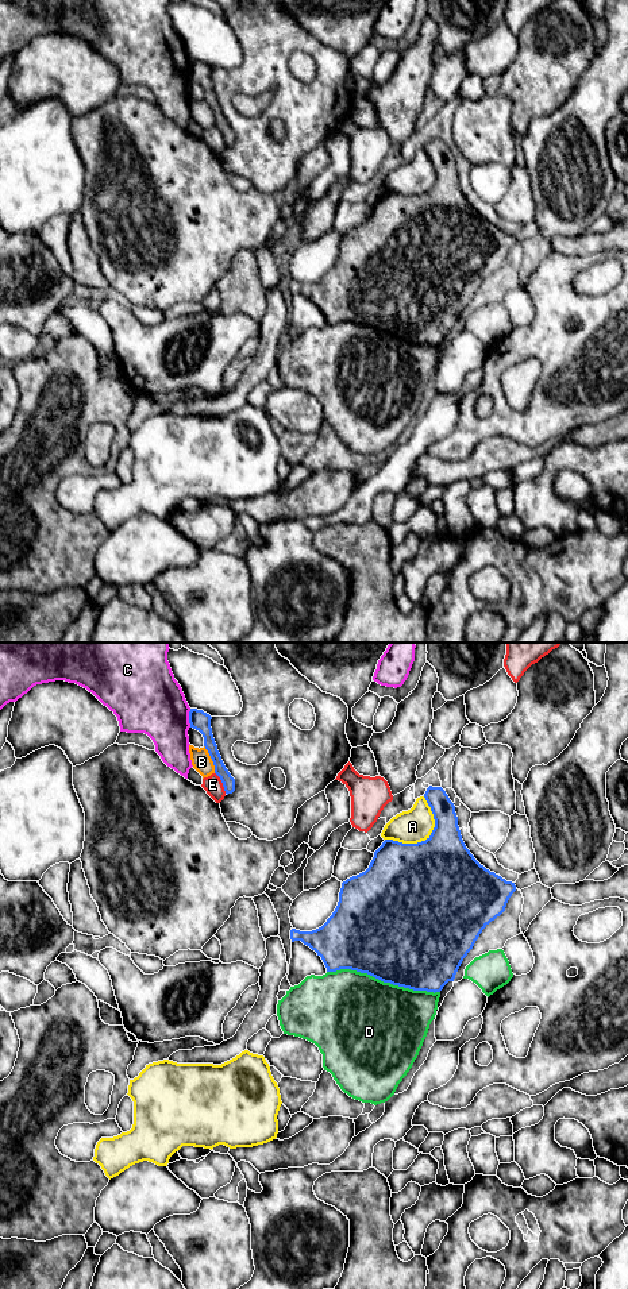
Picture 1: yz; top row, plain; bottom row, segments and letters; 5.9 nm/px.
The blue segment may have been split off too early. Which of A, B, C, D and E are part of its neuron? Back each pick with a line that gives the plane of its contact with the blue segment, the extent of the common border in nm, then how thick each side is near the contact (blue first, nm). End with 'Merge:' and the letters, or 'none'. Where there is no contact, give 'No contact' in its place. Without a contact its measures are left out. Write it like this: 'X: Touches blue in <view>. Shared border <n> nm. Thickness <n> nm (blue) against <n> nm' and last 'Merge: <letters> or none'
Merge: none

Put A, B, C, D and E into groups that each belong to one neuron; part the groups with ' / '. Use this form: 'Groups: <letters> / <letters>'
Groups: A / B / C / D / E

